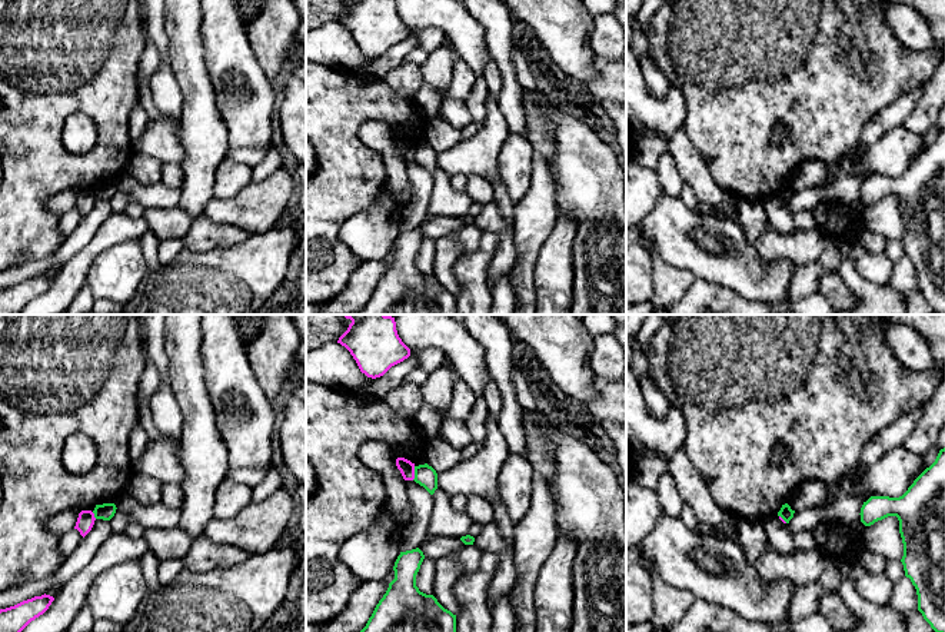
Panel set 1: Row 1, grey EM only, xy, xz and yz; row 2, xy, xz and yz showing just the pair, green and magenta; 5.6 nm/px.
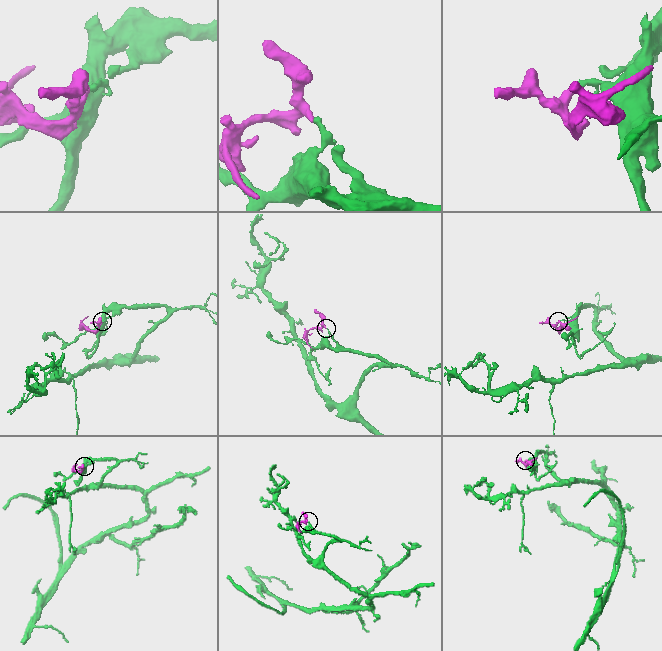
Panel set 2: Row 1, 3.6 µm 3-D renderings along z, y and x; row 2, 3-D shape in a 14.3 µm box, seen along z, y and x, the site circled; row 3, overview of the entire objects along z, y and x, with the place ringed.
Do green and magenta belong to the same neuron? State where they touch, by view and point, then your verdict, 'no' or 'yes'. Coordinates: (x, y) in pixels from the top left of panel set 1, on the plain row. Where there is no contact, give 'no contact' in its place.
meets green in xz at (415, 153); no

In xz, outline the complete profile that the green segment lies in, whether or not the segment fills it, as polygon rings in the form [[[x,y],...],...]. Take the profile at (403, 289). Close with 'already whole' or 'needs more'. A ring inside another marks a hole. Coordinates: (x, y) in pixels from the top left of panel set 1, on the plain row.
[[[419,227],[400,232],[395,259],[357,315],[456,315],[456,295],[416,266],[423,239]]]; already whole

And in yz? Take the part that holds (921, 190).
[[[945,127],[902,176],[871,176],[859,194],[865,206],[888,196],[898,197],[904,223],[901,242],[916,269],[918,290],[936,313],[945,315]]]; already whole

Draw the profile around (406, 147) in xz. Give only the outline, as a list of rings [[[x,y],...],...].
[[[405,137],[396,139],[396,146],[400,150],[405,160],[413,160],[415,159],[415,143]]]

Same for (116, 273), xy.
[[[129,240],[102,252],[93,262],[87,286],[94,299],[127,305],[147,276],[140,240]]]

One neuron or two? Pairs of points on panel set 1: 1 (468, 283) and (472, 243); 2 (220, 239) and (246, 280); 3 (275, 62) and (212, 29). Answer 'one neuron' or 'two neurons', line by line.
1: two neurons
2: two neurons
3: two neurons

